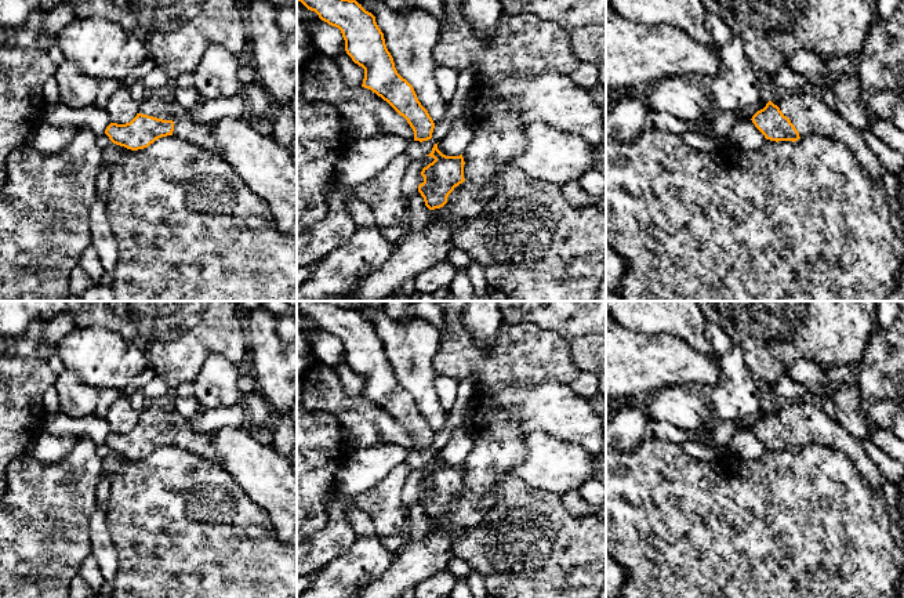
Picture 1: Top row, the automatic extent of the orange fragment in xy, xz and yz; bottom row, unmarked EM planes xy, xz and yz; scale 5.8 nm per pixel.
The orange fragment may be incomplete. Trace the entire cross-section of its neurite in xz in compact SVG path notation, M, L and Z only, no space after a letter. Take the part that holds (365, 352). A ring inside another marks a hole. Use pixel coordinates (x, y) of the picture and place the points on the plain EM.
M297 301L297 309L341 340L346 363L364 378L362 396L375 402L407 430L414 450L431 449L435 432L413 395L397 383L375 326L356 309L328 301Z

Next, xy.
M152 402L130 432L110 432L105 443L113 453L131 460L148 457L161 446L174 445L219 461L208 432L195 430L189 418L174 412L167 402Z

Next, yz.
M816 399L791 401L773 406L751 430L766 449L776 452L795 452L812 443L839 450L852 460L874 489L882 488L881 471L861 442L831 418Z

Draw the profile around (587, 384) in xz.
M581 372L570 388L580 396L591 399L599 394L599 377L593 373Z

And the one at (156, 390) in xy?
M155 377L144 387L141 387L145 398L150 402L167 402L171 395L178 395L181 398L195 396L195 384L193 381L184 383L175 389L170 389L167 384Z

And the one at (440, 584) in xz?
M446 569L417 584L414 595L415 598L449 597L455 583L457 579Z

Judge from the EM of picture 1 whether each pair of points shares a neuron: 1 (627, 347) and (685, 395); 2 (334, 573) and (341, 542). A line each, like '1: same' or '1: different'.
1: different
2: different

